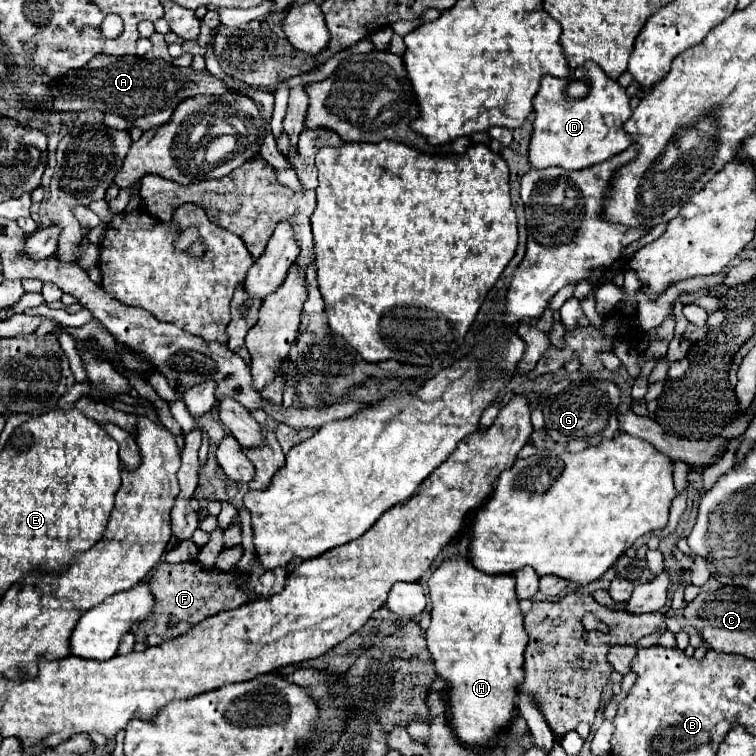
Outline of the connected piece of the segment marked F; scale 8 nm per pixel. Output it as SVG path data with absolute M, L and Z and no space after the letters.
M182 562L182 564L158 564L150 576L148 586L154 596L154 608L140 624L132 628L132 634L138 642L146 646L158 646L166 640L174 640L176 636L184 634L186 630L194 628L208 616L214 616L222 610L234 610L248 602L248 594L240 594L236 590L236 574L234 572L220 572L200 570L196 562Z

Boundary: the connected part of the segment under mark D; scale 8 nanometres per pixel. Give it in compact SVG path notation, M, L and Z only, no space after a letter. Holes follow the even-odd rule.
M586 62L584 66L576 68L570 78L544 76L540 90L532 100L532 106L534 130L528 146L528 162L536 170L550 166L560 166L564 170L582 170L616 156L632 144L632 138L628 138L628 134L624 134L622 130L624 122L632 114L630 98L616 80L608 78L604 70L596 66L596 62ZM570 80L582 80L588 86L588 94L578 100L566 98L566 86L570 84Z

